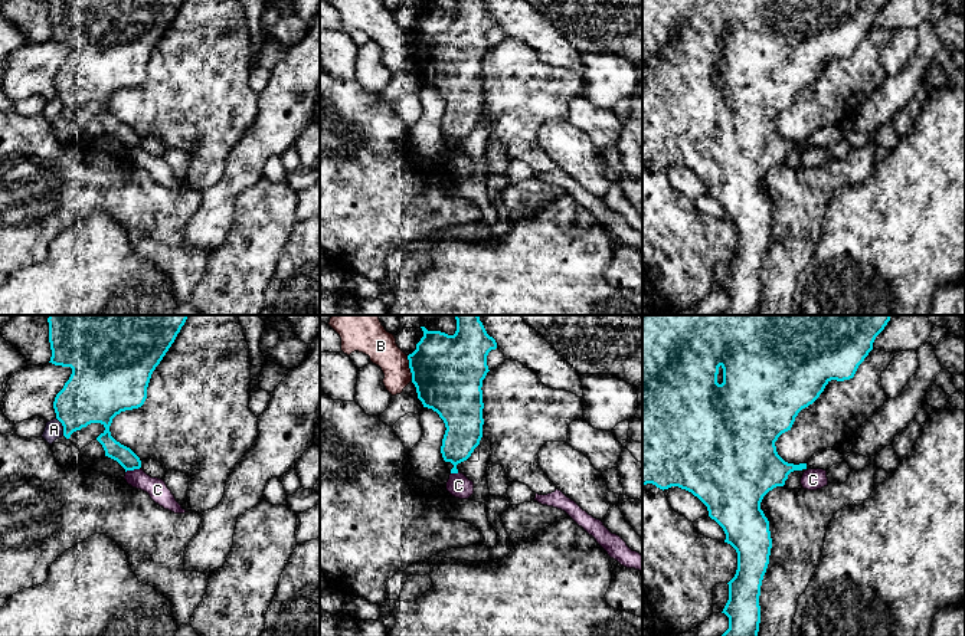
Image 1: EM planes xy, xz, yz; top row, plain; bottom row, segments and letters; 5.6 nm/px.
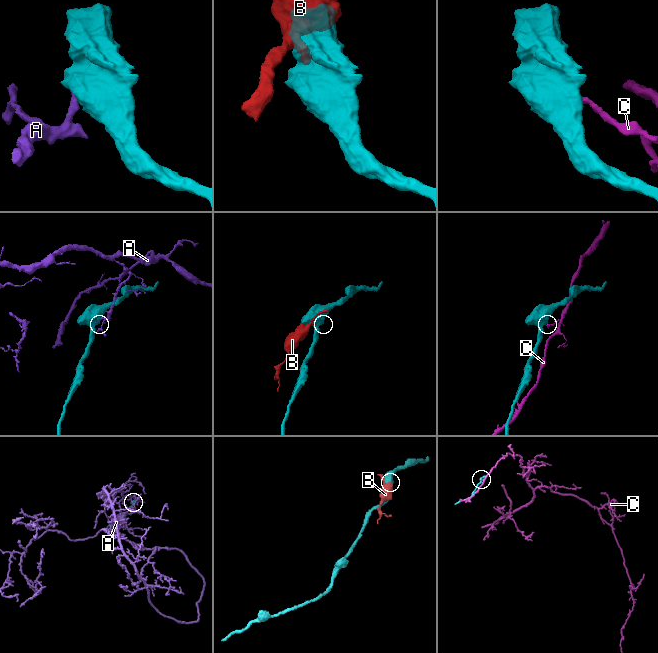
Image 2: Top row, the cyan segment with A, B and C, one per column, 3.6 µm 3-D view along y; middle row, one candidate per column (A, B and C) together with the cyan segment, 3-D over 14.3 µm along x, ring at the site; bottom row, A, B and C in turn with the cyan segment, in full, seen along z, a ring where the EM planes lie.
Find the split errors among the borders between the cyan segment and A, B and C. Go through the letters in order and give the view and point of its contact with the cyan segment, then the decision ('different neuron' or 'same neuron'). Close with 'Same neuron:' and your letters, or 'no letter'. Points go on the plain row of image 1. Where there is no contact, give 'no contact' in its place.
A: meets cyan in xy at (62, 102); different neuron
B: meets cyan in xz at (409, 45); different neuron
C: meets cyan in xy at (133, 147); different neuron
Same neuron: no letter

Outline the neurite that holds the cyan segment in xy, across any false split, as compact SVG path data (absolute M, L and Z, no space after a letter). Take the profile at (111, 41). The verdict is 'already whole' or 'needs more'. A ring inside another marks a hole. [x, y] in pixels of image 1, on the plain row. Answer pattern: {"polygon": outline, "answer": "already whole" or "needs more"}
{"polygon": "M49 0L49 40L72 46L69 58L53 79L63 114L69 117L73 109L91 101L101 101L105 108L96 118L105 134L117 138L125 150L140 147L140 135L111 114L109 104L121 89L144 82L151 52L183 3L184 0Z", "answer": "already whole"}

